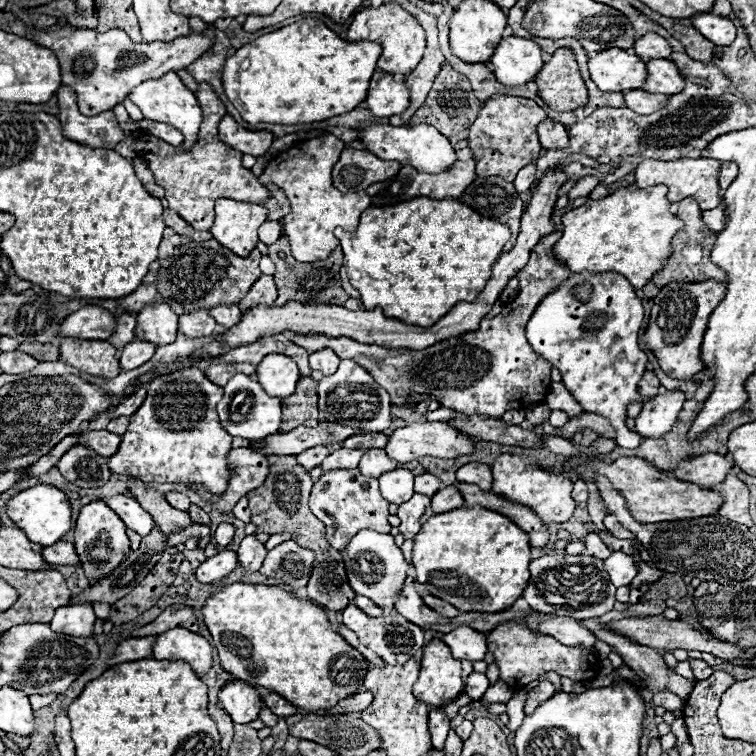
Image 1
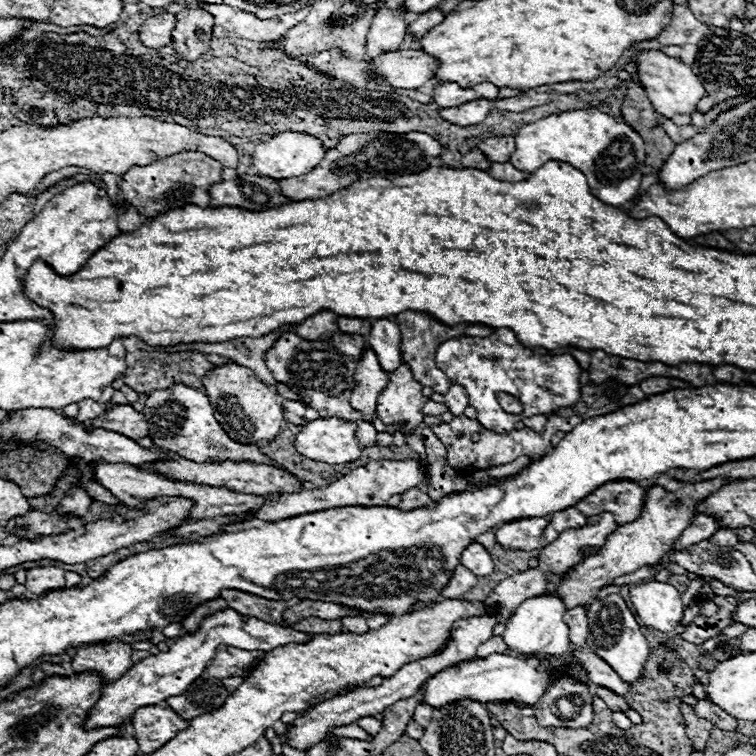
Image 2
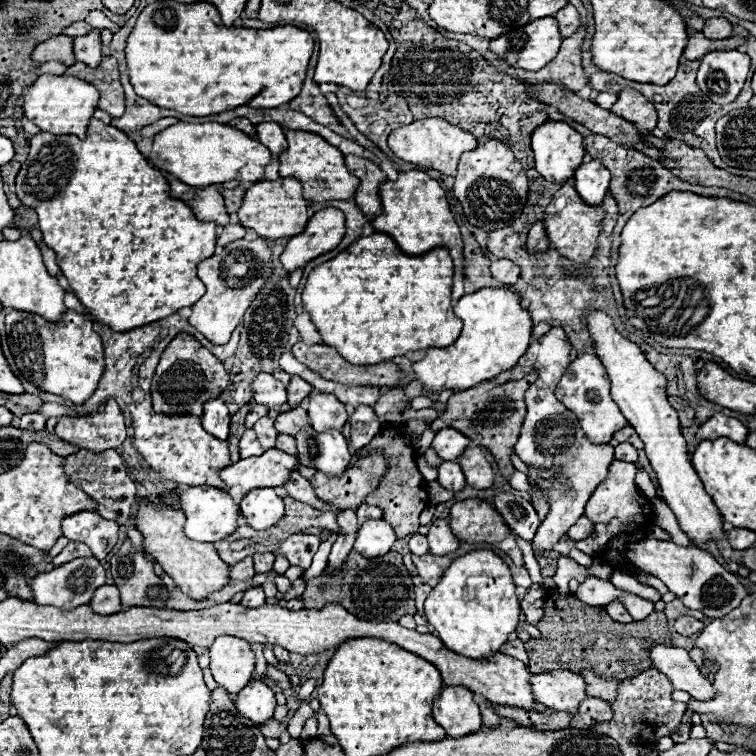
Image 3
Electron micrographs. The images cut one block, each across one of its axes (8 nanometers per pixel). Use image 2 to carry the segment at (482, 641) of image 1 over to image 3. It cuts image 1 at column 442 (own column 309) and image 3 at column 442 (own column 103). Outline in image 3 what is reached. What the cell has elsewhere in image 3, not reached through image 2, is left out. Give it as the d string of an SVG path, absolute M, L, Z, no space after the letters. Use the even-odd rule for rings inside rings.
M442 688L440 698L434 702L434 720L446 730L448 738L464 738L482 728L474 694L464 688Z

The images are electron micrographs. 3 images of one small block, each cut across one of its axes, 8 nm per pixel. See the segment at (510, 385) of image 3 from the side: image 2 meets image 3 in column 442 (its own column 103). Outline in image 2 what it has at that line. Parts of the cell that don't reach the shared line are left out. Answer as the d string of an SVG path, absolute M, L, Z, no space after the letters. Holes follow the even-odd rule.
M116 404L106 408L106 412L100 418L90 420L92 426L96 428L106 428L118 434L124 434L132 440L148 436L148 422L144 414L136 412L130 404Z

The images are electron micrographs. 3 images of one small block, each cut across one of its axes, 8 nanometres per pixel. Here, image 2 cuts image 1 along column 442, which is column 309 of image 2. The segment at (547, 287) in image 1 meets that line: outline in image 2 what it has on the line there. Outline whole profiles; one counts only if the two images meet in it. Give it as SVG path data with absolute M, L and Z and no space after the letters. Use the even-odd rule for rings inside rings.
M284 332L274 346L264 354L268 370L274 378L294 390L302 402L314 410L328 410L328 416L338 416L358 424L358 442L362 446L372 446L376 442L376 430L370 422L362 418L358 410L350 406L350 396L354 390L356 364L364 350L364 338L358 334L334 334L328 340L304 340L294 332Z

